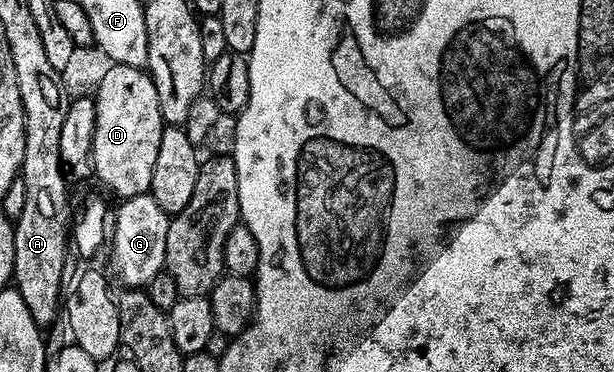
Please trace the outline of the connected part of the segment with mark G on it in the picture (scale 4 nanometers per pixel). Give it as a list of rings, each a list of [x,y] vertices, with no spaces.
[[[150,193],[131,196],[116,207],[115,244],[113,260],[117,262],[117,278],[130,288],[144,287],[156,274],[165,270],[164,252],[166,251],[167,230],[170,215],[155,204]]]

